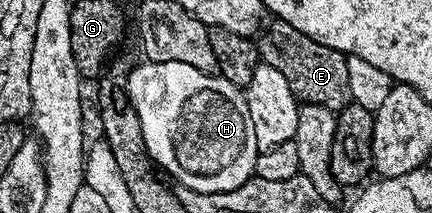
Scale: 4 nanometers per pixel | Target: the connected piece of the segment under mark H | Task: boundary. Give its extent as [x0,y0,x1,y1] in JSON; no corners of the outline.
[126,57,258,193]

